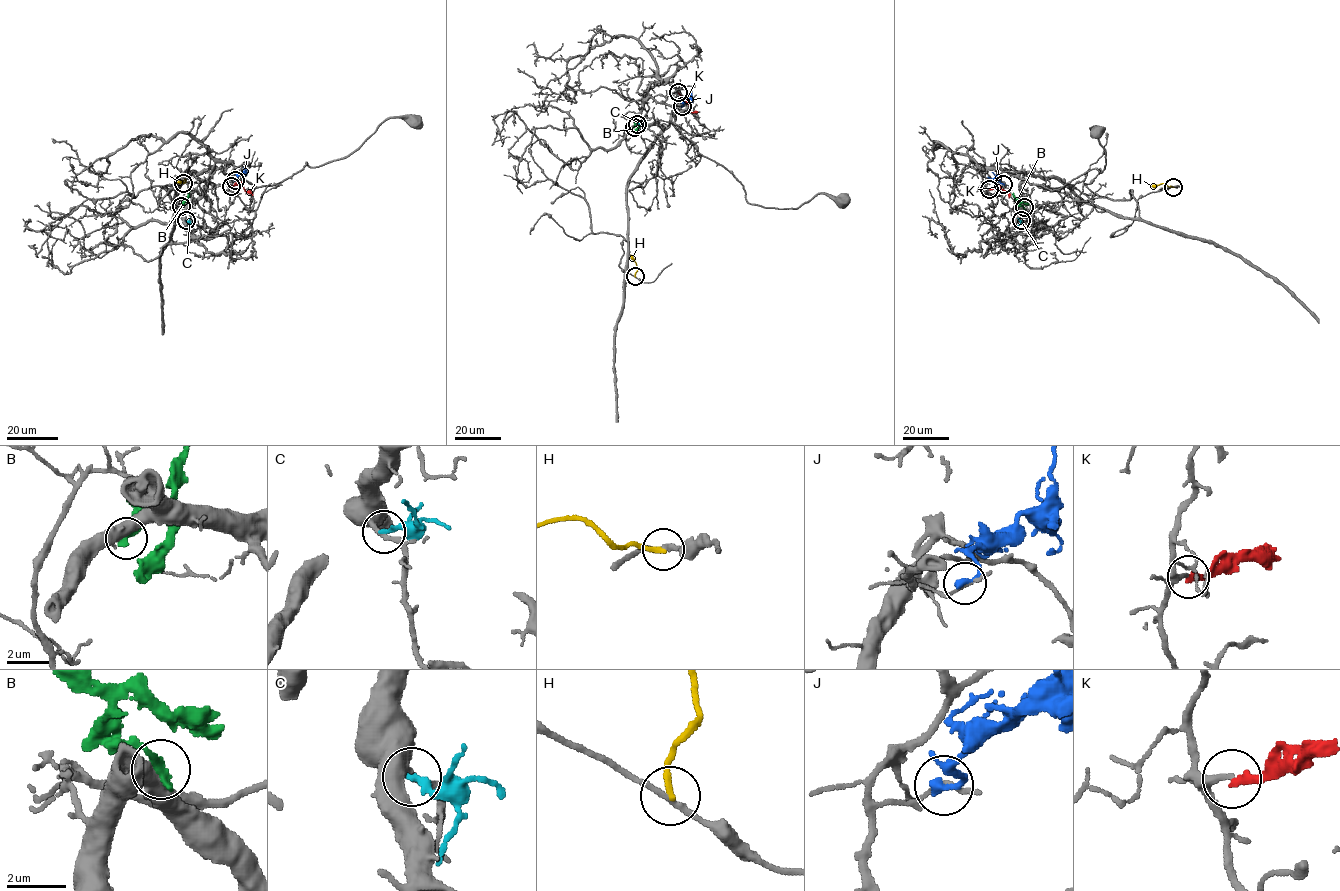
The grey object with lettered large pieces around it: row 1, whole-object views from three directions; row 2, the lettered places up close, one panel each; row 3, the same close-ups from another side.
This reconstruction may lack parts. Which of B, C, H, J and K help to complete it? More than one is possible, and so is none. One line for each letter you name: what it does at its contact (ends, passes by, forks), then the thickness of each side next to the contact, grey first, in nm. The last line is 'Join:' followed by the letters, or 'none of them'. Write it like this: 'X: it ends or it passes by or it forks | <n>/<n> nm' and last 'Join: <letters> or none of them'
Join: none of them

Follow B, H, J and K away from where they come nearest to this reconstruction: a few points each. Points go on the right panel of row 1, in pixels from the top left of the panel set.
B: (1023, 208), (1013, 193)
H: (1174, 187), (1163, 183), (1152, 186)
J: (1003, 184), (997, 178), (988, 177)
K: (989, 189), (1000, 187), (1009, 198)

